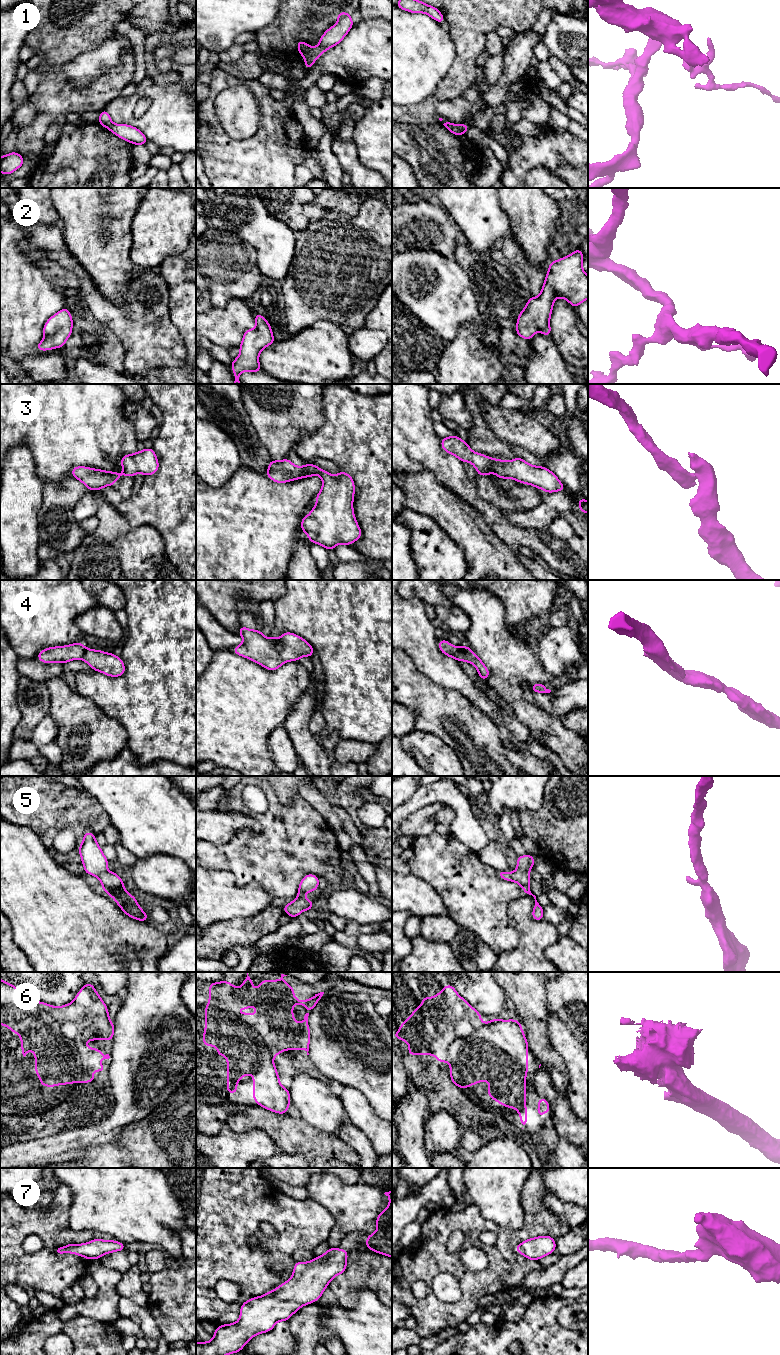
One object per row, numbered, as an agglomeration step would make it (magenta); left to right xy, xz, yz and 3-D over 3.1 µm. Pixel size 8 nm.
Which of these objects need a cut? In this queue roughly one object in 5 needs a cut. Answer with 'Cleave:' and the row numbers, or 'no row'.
Cleave: 1, 3

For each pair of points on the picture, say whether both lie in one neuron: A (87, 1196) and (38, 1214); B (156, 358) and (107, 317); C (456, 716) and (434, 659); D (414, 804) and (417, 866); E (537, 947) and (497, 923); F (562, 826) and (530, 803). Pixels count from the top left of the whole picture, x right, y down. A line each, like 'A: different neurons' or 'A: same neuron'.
A: different neurons
B: same neuron
C: different neurons
D: different neurons
E: different neurons
F: different neurons

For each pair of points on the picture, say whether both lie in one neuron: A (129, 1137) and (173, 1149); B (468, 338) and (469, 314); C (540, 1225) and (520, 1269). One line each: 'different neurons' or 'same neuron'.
A: same neuron
B: different neurons
C: same neuron

